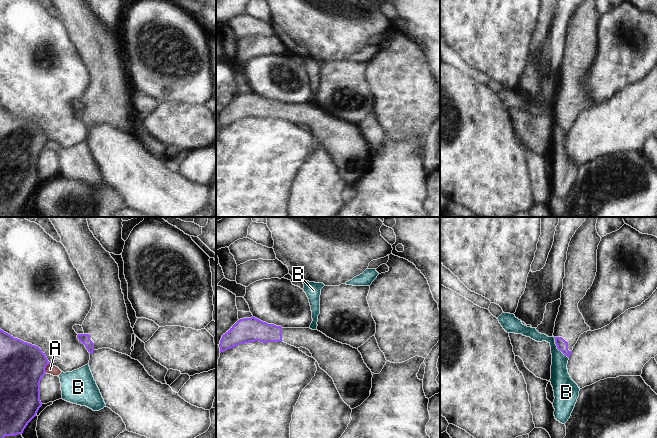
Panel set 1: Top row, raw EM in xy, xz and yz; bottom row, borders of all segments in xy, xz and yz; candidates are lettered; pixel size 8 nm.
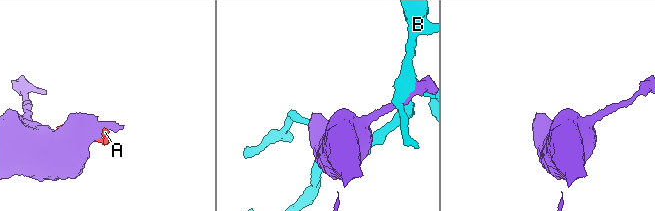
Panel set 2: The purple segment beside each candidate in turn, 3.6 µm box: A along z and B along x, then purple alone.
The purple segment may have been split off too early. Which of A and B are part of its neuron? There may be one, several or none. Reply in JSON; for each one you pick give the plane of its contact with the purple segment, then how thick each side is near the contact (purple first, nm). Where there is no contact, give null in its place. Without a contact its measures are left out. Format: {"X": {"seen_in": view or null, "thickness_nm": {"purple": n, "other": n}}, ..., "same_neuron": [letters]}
{"same_neuron": []}

